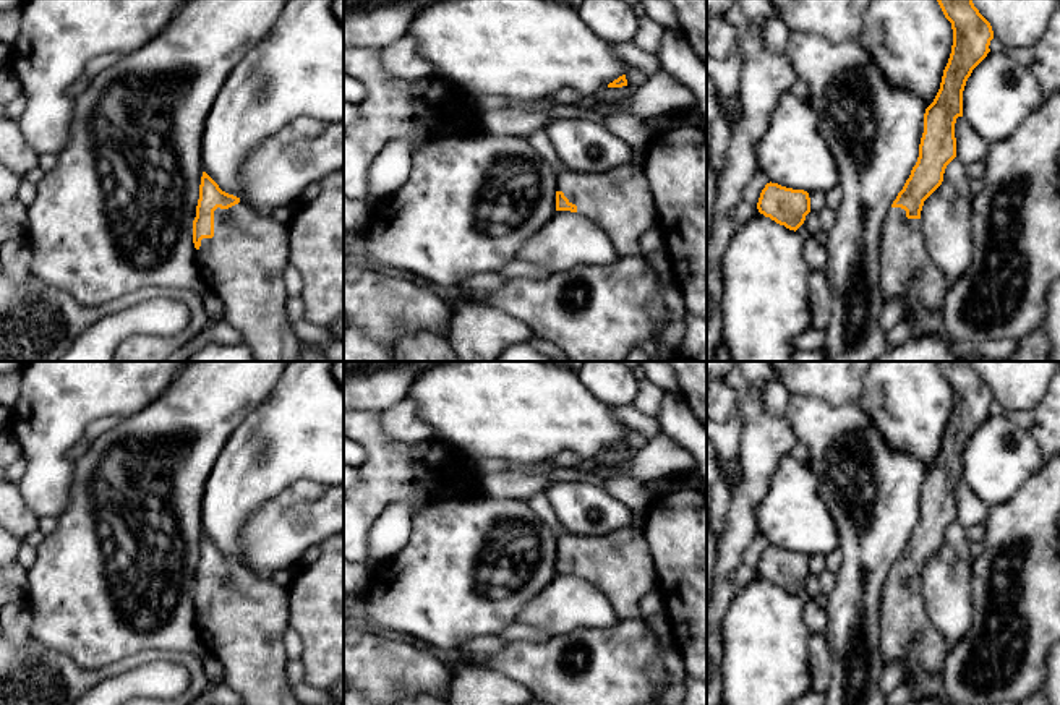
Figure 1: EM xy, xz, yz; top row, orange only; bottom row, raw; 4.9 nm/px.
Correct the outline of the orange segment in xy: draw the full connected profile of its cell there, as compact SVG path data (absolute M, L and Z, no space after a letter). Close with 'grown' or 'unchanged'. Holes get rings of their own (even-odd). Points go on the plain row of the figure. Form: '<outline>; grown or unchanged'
M203 535L196 580L193 583L196 629L206 650L224 668L224 686L235 690L241 705L300 705L285 677L287 648L284 634L290 627L289 590L251 572L229 558Z; grown

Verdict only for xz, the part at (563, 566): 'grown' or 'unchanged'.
grown

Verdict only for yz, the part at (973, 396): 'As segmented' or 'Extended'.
Extended

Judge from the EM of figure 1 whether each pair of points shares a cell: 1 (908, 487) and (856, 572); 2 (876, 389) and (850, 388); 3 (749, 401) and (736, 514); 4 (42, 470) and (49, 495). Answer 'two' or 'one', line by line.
1: one
2: two
3: one
4: one

